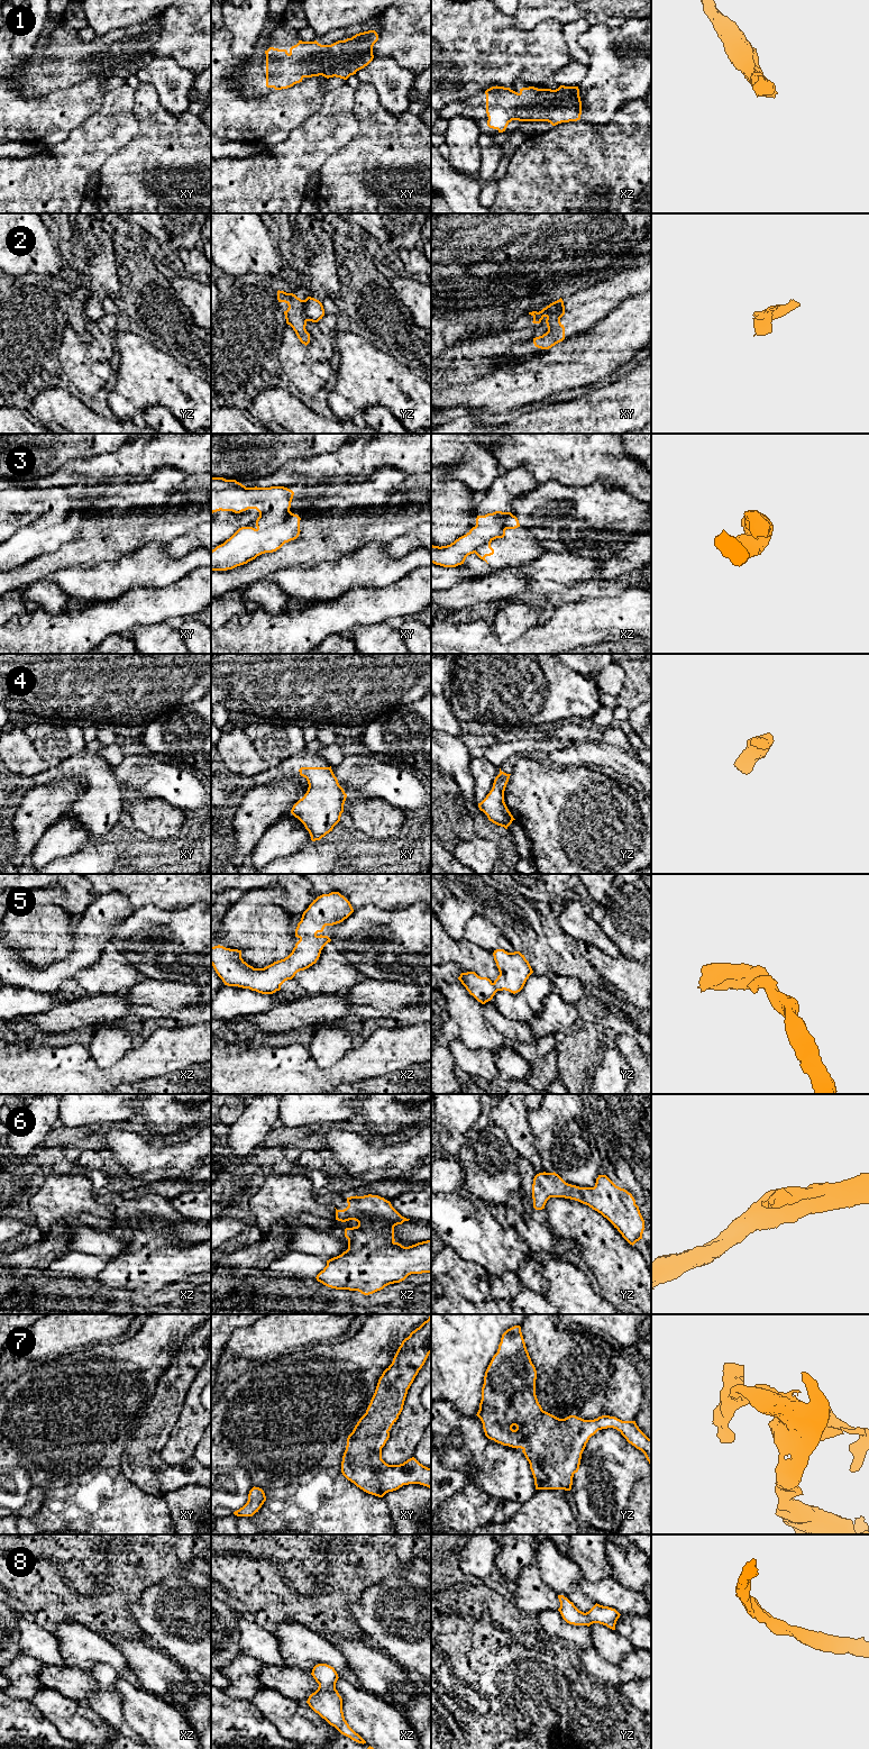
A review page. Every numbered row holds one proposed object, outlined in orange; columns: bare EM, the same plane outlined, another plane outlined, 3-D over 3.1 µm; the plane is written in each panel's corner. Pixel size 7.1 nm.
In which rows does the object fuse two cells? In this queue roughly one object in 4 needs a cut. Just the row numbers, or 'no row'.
2, 3

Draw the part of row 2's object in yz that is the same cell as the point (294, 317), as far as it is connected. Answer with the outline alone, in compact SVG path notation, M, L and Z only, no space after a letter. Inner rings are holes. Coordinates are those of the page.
M277 291L278 302L285 302L289 308L284 311L286 324L295 331L298 338L305 346L310 343L310 334L307 331L307 320L303 317L303 300L293 293Z

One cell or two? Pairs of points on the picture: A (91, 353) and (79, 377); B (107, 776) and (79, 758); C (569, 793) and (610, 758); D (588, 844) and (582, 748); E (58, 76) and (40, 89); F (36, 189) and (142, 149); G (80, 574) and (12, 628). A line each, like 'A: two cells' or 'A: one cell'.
A: two cells
B: one cell
C: two cells
D: two cells
E: one cell
F: two cells
G: two cells

